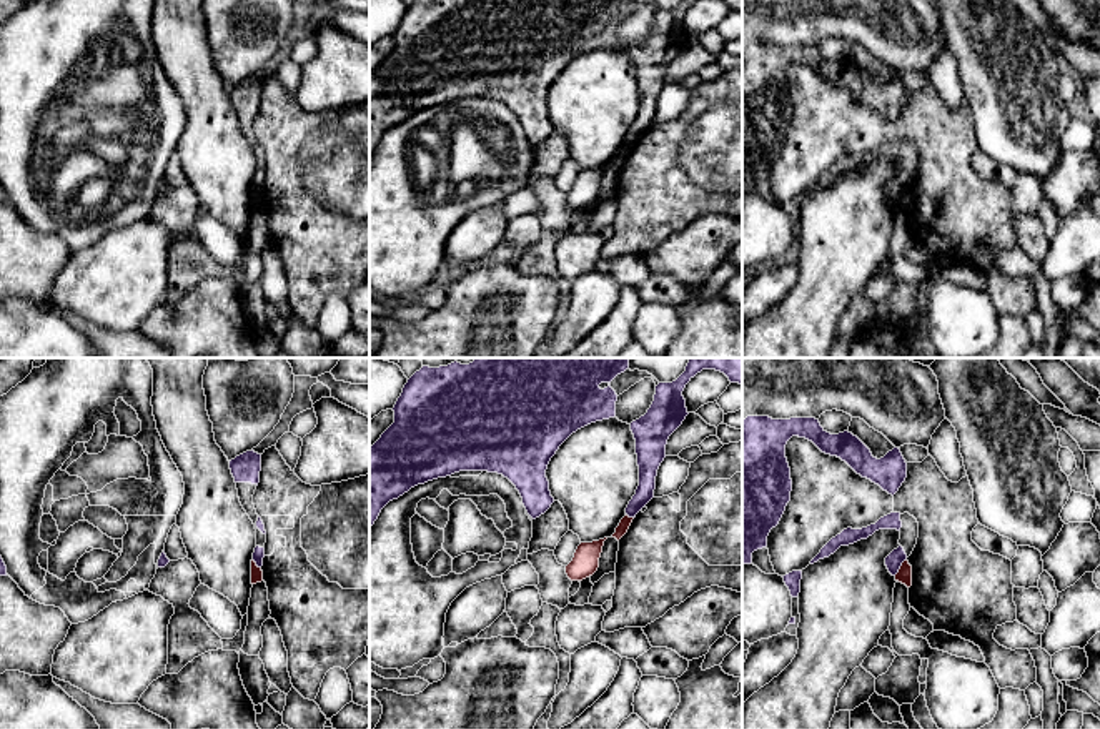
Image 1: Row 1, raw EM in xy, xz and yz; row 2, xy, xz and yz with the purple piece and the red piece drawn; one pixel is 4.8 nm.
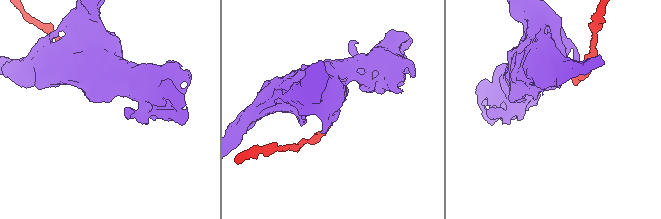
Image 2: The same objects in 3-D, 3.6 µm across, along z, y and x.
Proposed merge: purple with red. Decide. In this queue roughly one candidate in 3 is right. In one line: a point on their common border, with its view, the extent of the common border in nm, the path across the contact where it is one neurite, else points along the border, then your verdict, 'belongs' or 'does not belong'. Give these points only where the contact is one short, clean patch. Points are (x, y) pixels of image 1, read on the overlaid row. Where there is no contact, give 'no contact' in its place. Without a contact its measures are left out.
contact yz (901, 565); length 110 nm; border yz (906, 558), (894, 575); does not belong

